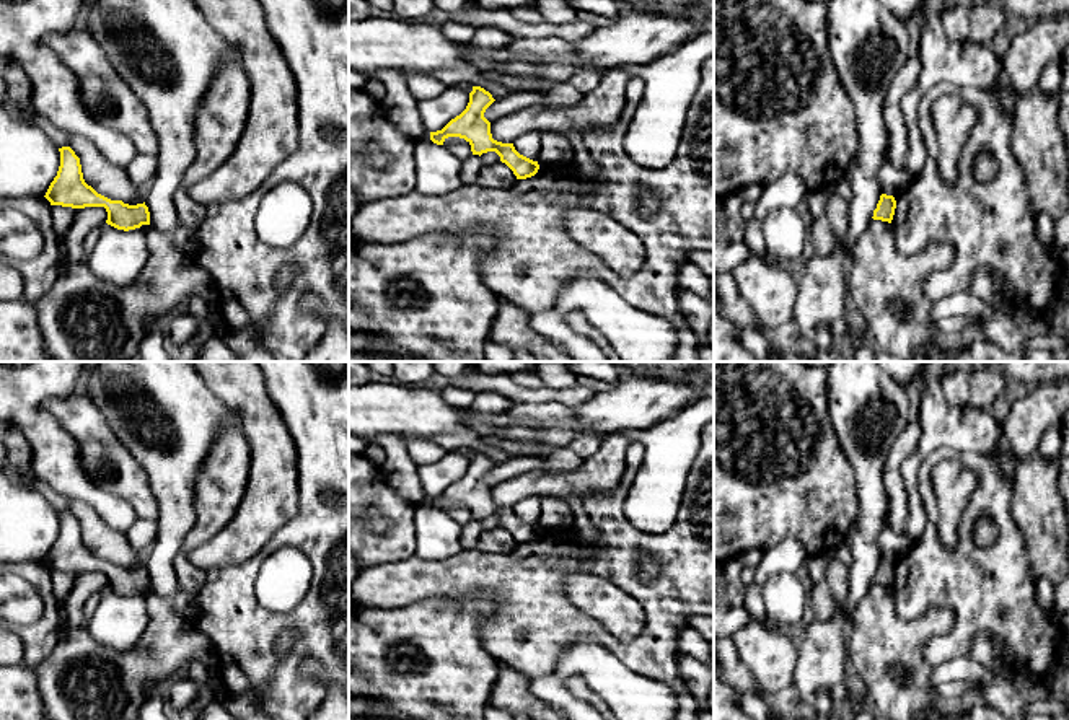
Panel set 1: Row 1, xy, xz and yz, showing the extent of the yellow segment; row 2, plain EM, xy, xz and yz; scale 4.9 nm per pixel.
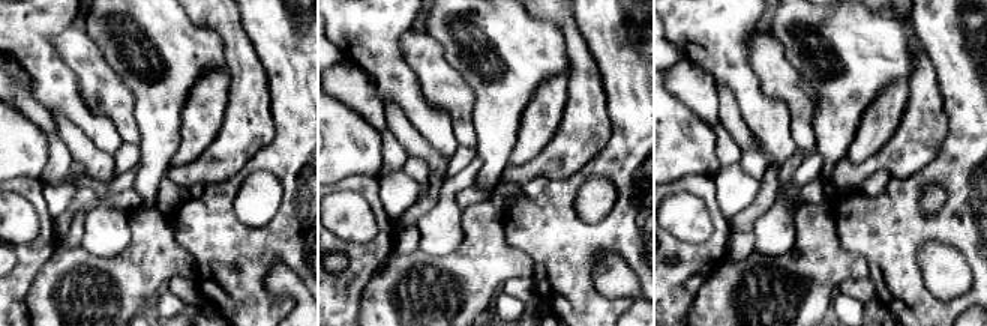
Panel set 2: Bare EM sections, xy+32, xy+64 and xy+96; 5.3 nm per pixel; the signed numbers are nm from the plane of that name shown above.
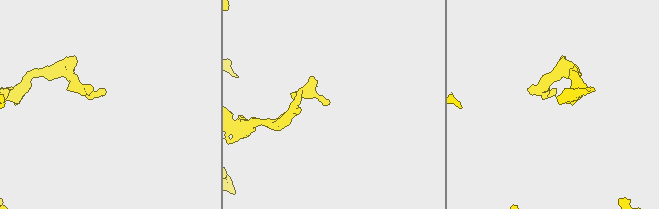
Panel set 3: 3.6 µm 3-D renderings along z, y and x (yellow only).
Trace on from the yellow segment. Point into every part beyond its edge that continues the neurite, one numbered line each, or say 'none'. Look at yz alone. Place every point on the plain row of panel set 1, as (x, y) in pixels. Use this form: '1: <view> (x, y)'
none

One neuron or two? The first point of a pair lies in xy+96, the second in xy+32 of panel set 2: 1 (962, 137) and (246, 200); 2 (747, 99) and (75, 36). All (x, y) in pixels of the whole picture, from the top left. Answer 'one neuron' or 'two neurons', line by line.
1: two neurons
2: two neurons

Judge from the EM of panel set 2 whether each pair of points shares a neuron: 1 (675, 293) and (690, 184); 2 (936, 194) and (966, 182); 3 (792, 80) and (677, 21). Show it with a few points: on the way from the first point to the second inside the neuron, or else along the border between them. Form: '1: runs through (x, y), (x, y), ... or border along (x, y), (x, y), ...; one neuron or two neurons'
1: runs through (696, 265), (717, 244), (717, 217), (714, 209); one neuron
2: border along (933, 182), (921, 191), (920, 202), (929, 217); two neurons
3: border along (756, 30), (747, 48), (749, 63), (762, 90); two neurons

